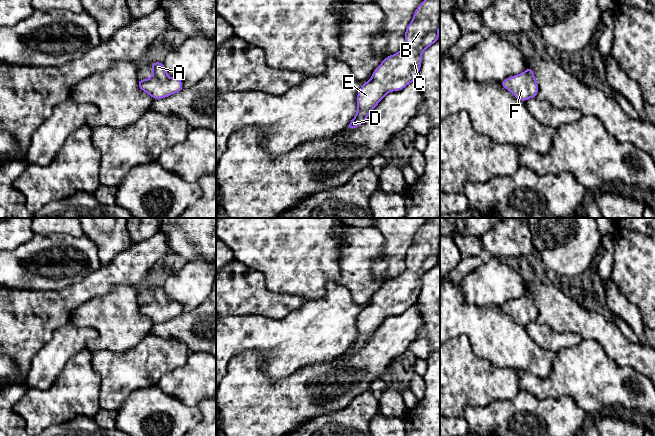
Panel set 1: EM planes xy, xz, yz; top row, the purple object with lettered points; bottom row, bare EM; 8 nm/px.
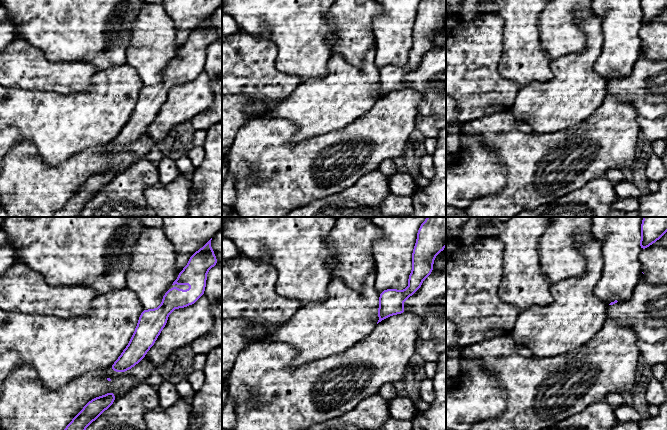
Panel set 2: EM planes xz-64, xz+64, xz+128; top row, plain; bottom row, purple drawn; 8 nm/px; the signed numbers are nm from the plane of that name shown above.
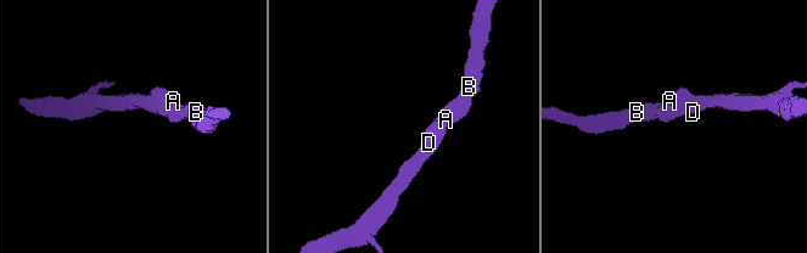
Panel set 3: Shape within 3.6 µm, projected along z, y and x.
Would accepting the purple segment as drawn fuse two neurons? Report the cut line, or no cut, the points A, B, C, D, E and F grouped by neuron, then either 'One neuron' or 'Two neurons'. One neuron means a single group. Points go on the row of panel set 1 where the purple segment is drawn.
No split. Groups: A B C D E F. One neuron

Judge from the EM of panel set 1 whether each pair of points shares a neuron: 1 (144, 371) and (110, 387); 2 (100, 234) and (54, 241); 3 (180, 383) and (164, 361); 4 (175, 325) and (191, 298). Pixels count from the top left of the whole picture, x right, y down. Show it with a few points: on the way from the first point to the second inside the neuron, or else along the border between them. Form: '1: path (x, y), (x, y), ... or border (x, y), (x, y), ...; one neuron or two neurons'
1: path (136, 371), (127, 371), (118, 379); one neuron
2: border (84, 234), (96, 245), (99, 257); two neurons
3: border (189, 355), (184, 364), (166, 372), (156, 385); two neurons
4: border (204, 302), (183, 313); two neurons

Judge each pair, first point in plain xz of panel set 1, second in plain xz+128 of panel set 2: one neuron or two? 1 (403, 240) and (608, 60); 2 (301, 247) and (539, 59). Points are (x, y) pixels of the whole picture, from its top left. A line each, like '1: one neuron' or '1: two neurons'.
1: one neuron
2: one neuron

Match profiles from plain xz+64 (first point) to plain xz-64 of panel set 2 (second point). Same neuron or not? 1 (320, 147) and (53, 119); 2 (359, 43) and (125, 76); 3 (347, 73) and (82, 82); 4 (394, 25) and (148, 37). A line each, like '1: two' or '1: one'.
1: two
2: two
3: two
4: two

